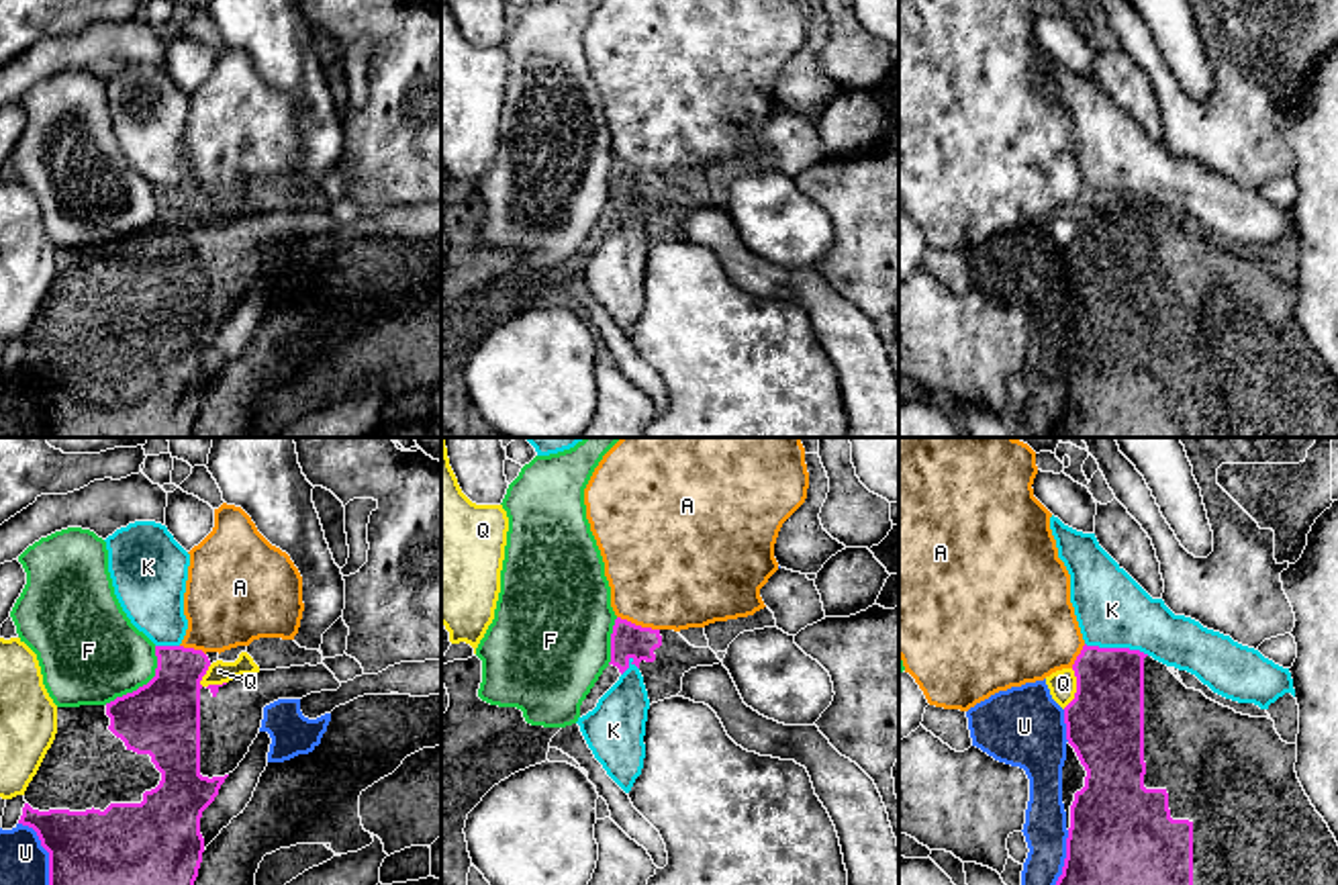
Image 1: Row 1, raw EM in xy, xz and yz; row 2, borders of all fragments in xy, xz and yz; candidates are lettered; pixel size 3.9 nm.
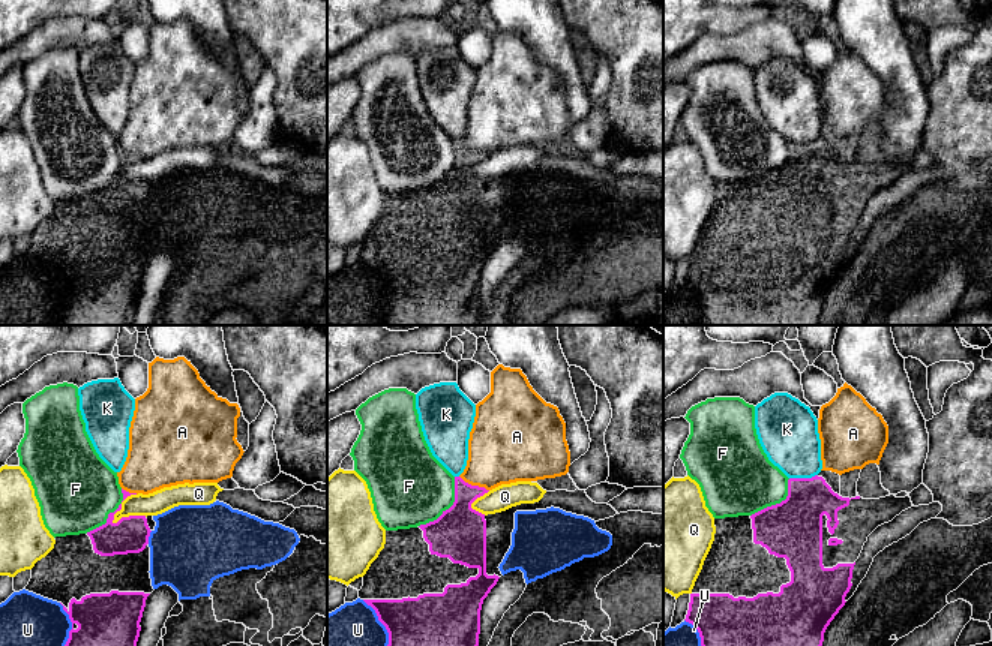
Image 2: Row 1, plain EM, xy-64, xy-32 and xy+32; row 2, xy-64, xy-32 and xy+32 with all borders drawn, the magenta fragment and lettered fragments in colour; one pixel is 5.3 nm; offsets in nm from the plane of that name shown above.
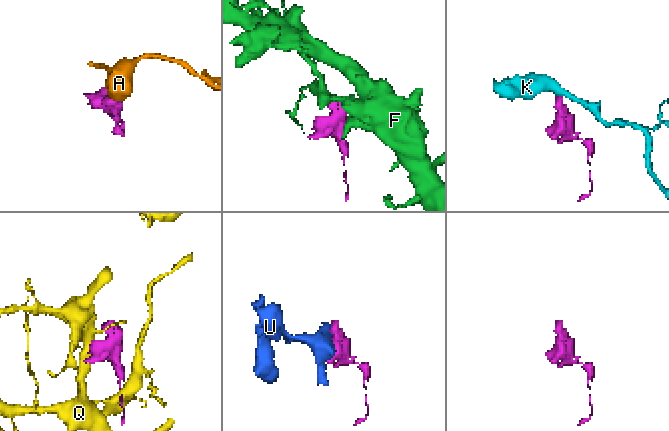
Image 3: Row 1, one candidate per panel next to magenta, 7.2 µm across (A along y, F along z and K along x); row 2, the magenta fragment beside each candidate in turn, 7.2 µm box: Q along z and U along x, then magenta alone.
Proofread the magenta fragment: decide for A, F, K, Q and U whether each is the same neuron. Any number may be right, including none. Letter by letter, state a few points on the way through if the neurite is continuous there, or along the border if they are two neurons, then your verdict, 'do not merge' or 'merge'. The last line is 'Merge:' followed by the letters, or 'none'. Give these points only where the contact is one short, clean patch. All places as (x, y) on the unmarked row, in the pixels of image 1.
A: border xz (617, 158), (658, 172); do not merge
F: border xy (156, 189), (156, 215), (146, 225), (105, 246); do not merge
K: border yz (1085, 184), (1138, 191), (1149, 197); do not merge
Q: do not merge
U: do not merge
Merge: none

